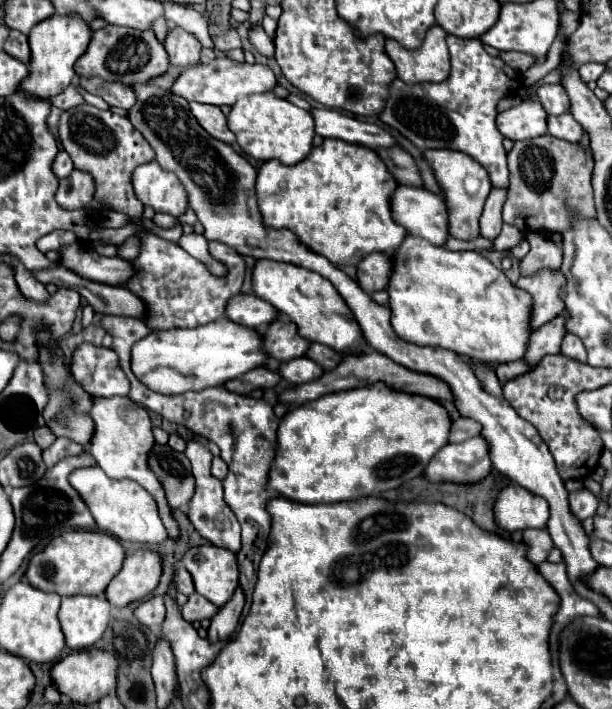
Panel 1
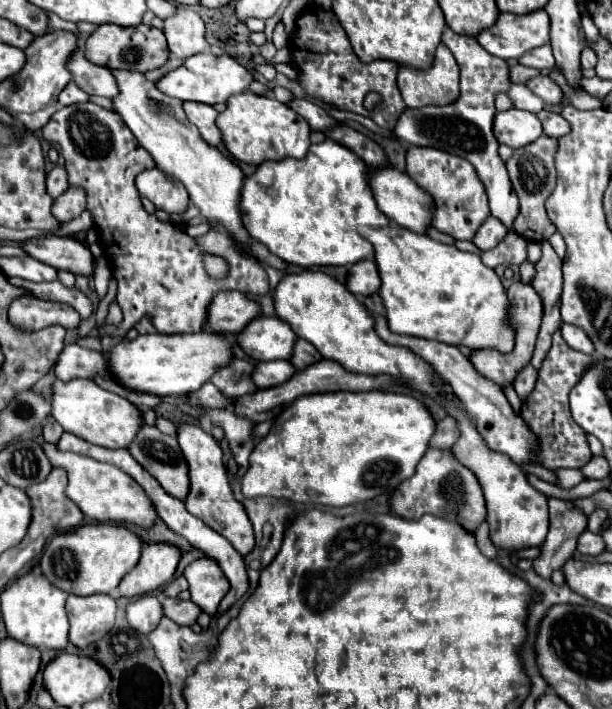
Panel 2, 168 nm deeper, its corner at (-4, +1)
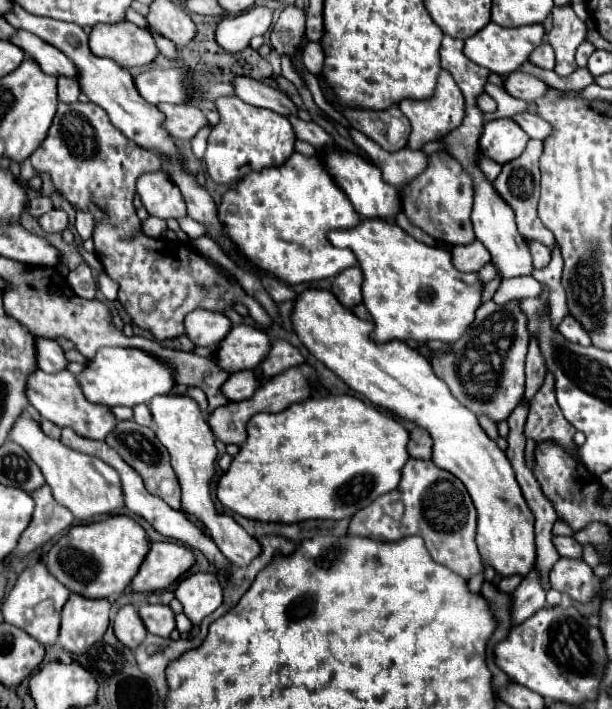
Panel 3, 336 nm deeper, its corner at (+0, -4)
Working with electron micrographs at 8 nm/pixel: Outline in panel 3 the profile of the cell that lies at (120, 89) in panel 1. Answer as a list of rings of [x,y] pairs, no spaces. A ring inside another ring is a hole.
[[[17,32],[15,40],[11,40],[19,48],[23,48],[39,66],[45,74],[51,76],[67,76],[71,80],[79,82],[79,68],[55,46],[39,40],[39,36],[31,32]]]

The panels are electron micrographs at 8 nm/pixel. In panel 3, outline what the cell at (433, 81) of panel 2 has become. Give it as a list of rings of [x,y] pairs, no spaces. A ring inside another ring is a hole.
[[[441,70],[439,72],[439,78],[437,78],[437,86],[435,86],[435,92],[431,96],[431,100],[413,100],[413,98],[405,98],[401,104],[399,104],[401,112],[409,118],[411,122],[411,136],[409,136],[409,146],[413,150],[417,150],[421,144],[425,142],[431,142],[439,136],[443,136],[445,132],[457,128],[465,116],[465,100],[463,100],[463,94],[459,90],[459,86],[455,84],[453,76],[447,72],[447,70]]]

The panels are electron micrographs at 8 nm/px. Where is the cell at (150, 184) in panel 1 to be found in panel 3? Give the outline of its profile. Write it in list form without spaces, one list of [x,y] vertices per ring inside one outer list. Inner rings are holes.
[[[165,170],[143,174],[137,180],[137,194],[151,216],[163,220],[185,216],[185,198]]]

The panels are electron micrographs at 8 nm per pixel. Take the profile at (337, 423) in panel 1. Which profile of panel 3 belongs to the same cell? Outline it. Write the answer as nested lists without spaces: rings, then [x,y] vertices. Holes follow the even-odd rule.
[[[313,396],[291,404],[279,414],[257,414],[249,420],[247,434],[247,442],[217,484],[217,498],[225,508],[263,522],[291,524],[309,518],[349,518],[377,496],[391,492],[399,484],[401,470],[409,460],[409,430],[391,414],[355,396]]]

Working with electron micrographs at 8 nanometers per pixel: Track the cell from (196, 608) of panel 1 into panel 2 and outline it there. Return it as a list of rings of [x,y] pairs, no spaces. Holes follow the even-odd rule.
[[[179,597],[163,601],[163,615],[181,625],[193,625],[199,613],[201,609],[193,601],[183,601]]]

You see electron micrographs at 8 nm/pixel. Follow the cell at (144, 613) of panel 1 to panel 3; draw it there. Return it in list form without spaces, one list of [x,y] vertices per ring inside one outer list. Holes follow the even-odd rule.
[[[127,604],[127,606],[119,608],[119,612],[115,614],[115,620],[113,620],[113,630],[115,630],[115,636],[133,650],[147,636],[147,628],[145,628],[143,620],[139,618],[137,608],[133,604]]]

